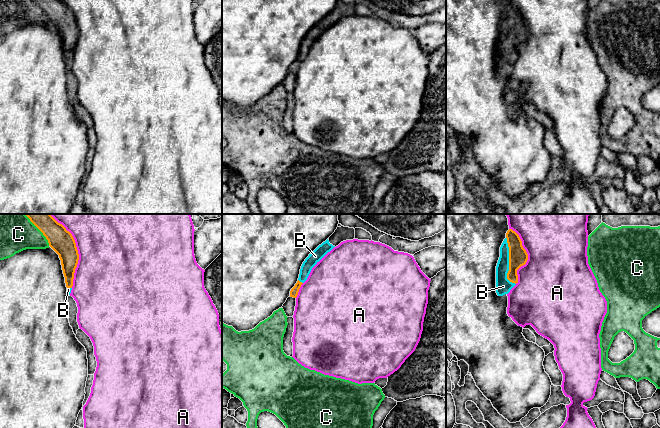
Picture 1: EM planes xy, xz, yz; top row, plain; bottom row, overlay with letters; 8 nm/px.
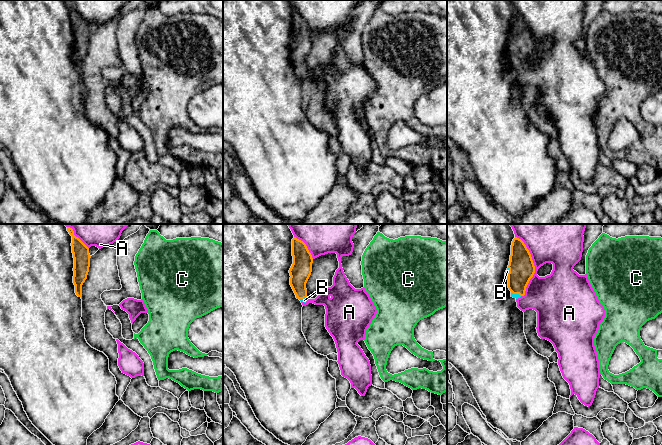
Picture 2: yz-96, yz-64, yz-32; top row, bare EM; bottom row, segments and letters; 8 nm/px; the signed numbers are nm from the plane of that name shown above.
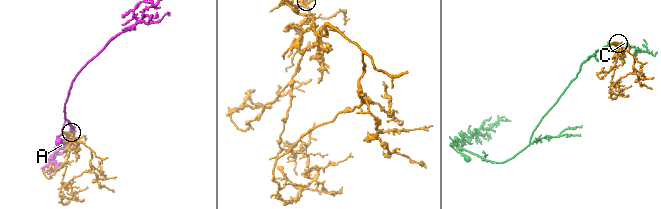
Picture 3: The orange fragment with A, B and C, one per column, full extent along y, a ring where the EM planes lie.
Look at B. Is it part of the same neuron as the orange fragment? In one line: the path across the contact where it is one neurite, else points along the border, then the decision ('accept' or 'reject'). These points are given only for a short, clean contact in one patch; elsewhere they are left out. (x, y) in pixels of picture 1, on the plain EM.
across yz (518, 32), (515, 32), (509, 38), (503, 62) | accept

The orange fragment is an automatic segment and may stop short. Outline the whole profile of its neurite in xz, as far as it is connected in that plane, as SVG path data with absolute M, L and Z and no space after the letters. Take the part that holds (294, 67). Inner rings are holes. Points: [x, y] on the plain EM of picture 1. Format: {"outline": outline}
{"outline": "M337 3L335 8L321 21L319 21L303 38L297 59L290 67L290 73L296 74L301 61L307 56L312 44L334 23L346 16L355 15L355 5Z"}

